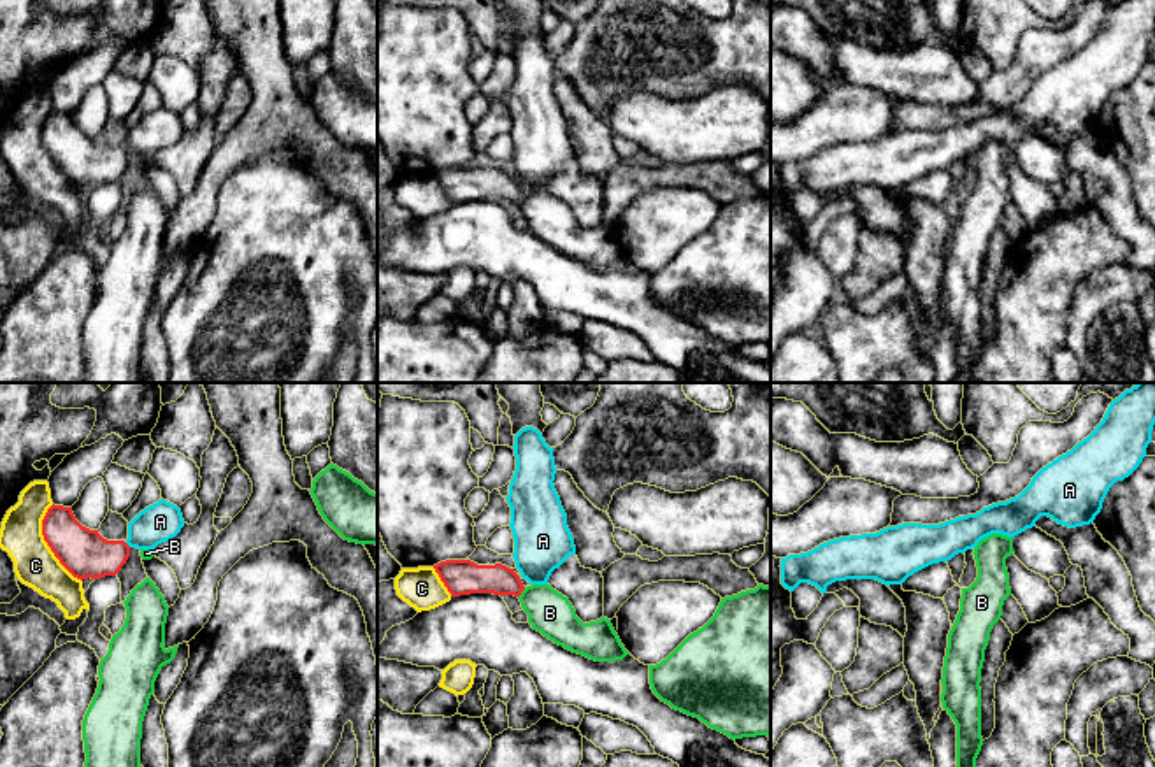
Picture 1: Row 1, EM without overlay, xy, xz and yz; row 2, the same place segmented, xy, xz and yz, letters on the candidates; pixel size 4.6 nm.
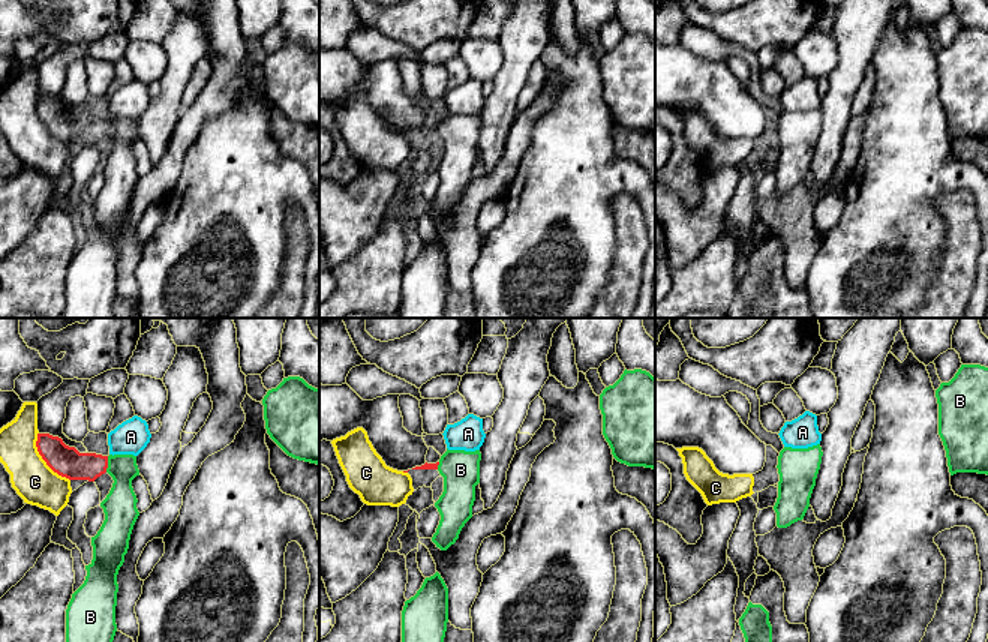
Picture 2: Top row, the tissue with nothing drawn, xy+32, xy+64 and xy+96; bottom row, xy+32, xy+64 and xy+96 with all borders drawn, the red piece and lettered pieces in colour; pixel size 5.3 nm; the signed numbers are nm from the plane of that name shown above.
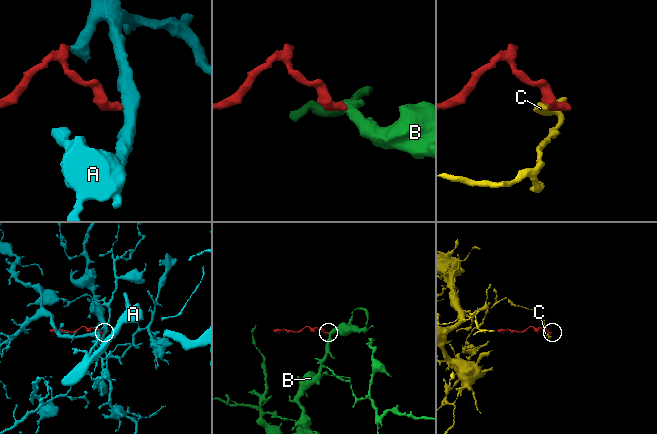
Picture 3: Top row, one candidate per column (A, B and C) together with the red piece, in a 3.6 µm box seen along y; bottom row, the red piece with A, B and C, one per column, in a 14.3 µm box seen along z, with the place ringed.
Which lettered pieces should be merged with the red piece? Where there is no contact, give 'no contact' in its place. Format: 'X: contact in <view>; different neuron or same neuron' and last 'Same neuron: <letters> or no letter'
A: contact in xy; different neuron
B: contact in xz; same neuron
C: contact in xy; different neuron
Same neuron: B

